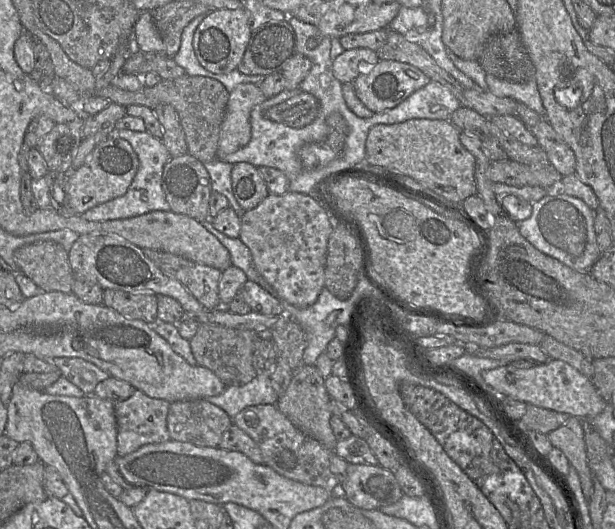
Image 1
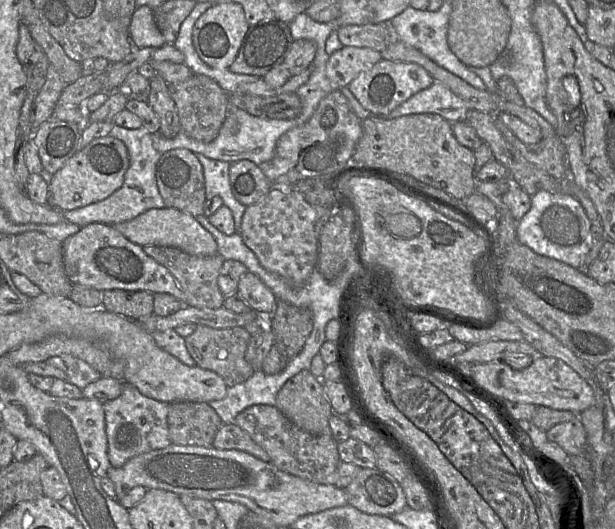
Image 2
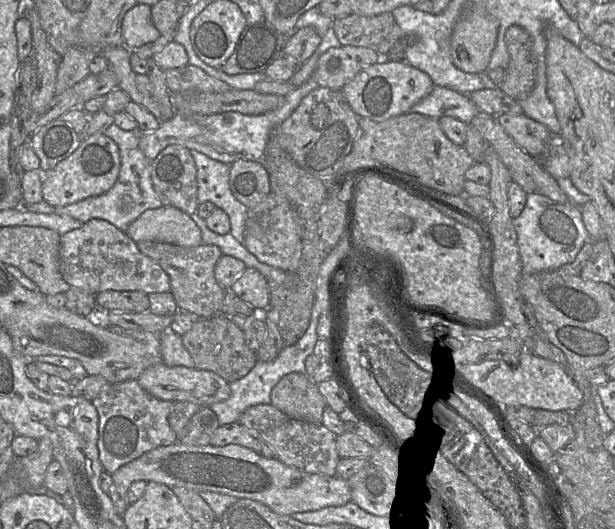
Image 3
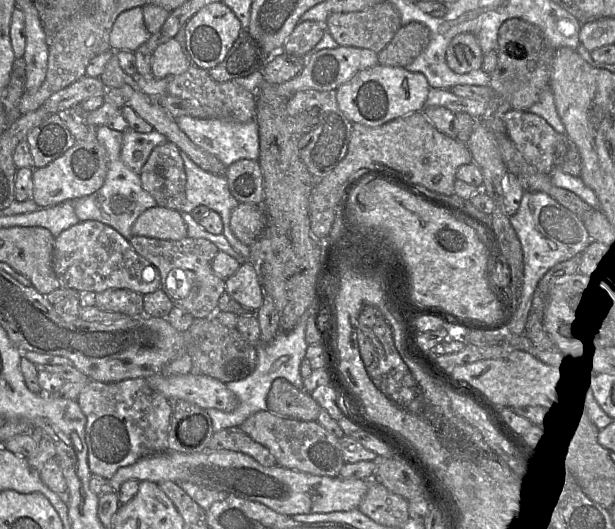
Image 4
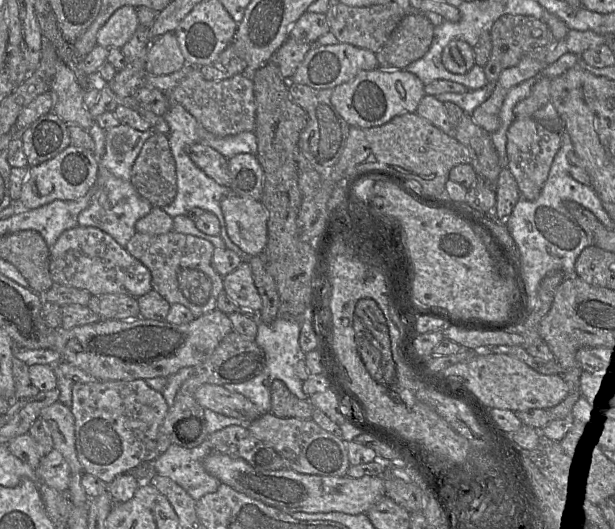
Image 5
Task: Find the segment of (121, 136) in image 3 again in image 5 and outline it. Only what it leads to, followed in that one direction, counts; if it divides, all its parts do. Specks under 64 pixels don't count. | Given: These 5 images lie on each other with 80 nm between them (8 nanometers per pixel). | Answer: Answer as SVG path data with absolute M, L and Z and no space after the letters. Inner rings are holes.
M94 123L88 130L94 142L94 154L98 160L98 173L95 181L96 192L89 205L78 214L78 226L92 226L109 234L124 247L135 234L135 223L147 215L153 206L143 198L128 181L114 176L101 162L105 146L105 130Z

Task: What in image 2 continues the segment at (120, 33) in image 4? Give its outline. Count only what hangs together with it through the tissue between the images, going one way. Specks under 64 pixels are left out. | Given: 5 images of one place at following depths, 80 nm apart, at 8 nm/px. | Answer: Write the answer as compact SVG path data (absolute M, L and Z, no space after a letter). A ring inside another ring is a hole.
M149 6L137 7L131 17L129 36L137 48L159 49L165 45L165 38L158 29L153 9Z

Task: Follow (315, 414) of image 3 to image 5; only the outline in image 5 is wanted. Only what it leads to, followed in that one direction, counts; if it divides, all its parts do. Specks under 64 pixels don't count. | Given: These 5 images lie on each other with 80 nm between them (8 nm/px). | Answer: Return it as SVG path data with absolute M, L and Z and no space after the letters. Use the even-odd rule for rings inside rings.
M279 379L272 382L270 387L271 410L279 418L311 419L314 410L308 400L300 400L290 392L287 386Z

